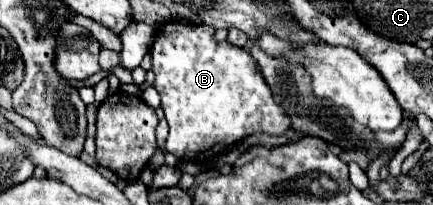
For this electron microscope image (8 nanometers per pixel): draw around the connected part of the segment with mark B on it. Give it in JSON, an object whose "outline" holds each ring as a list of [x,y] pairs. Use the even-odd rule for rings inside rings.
{"outline":[[[171,19],[159,27],[149,53],[153,61],[155,89],[161,95],[161,107],[169,123],[167,151],[173,153],[177,159],[203,161],[205,157],[211,157],[213,149],[221,143],[233,145],[259,131],[275,136],[280,136],[287,131],[289,117],[273,101],[271,89],[267,87],[257,67],[257,61],[249,55],[249,51],[235,47],[229,41],[217,41],[213,27],[181,23]]]}

